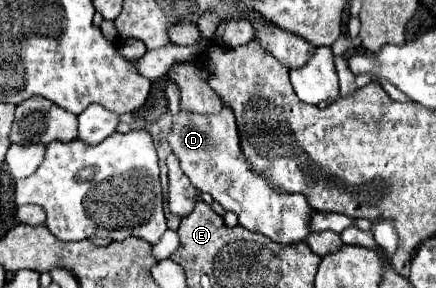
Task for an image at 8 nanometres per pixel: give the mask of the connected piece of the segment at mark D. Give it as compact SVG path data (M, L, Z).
M223 107L219 115L185 115L179 113L169 133L169 145L177 155L183 173L191 179L193 187L201 193L209 193L225 211L233 211L239 217L239 225L261 233L277 243L299 243L309 235L309 215L313 209L299 193L277 193L265 183L257 171L241 159L239 135L233 119L233 111Z

